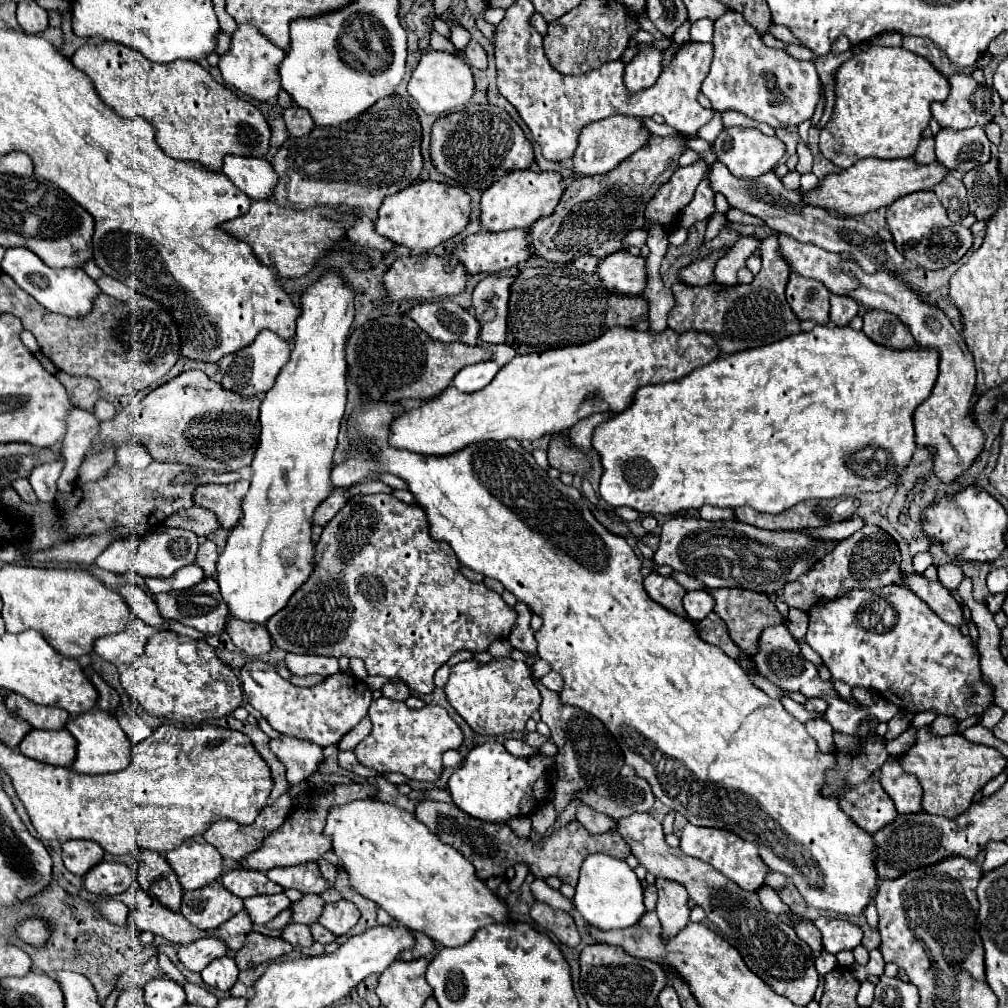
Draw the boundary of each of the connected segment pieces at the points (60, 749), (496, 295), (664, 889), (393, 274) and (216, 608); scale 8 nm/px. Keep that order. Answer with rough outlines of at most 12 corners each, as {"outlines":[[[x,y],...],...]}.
{"outlines":[[[33,729],[19,751],[71,767],[77,741],[67,729]],[[485,277],[473,291],[479,341],[505,343],[513,277]],[[657,879],[657,915],[663,935],[689,923],[687,891],[677,881]],[[453,253],[399,257],[385,275],[391,299],[431,301],[465,289]],[[215,579],[155,593],[165,621],[207,635],[225,629],[229,609]]]}

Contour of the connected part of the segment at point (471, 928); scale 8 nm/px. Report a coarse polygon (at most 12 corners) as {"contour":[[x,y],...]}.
{"contour":[[333,807],[351,885],[443,947],[507,903],[415,815]]}

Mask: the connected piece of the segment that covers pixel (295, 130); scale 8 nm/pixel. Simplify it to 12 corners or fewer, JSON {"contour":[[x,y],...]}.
{"contour":[[297,105],[285,109],[291,137],[303,137],[315,125],[309,111]]}

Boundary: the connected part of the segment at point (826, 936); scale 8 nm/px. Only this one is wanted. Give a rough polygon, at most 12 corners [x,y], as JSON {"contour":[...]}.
{"contour":[[819,917],[823,949],[855,949],[863,931],[845,919]]}

